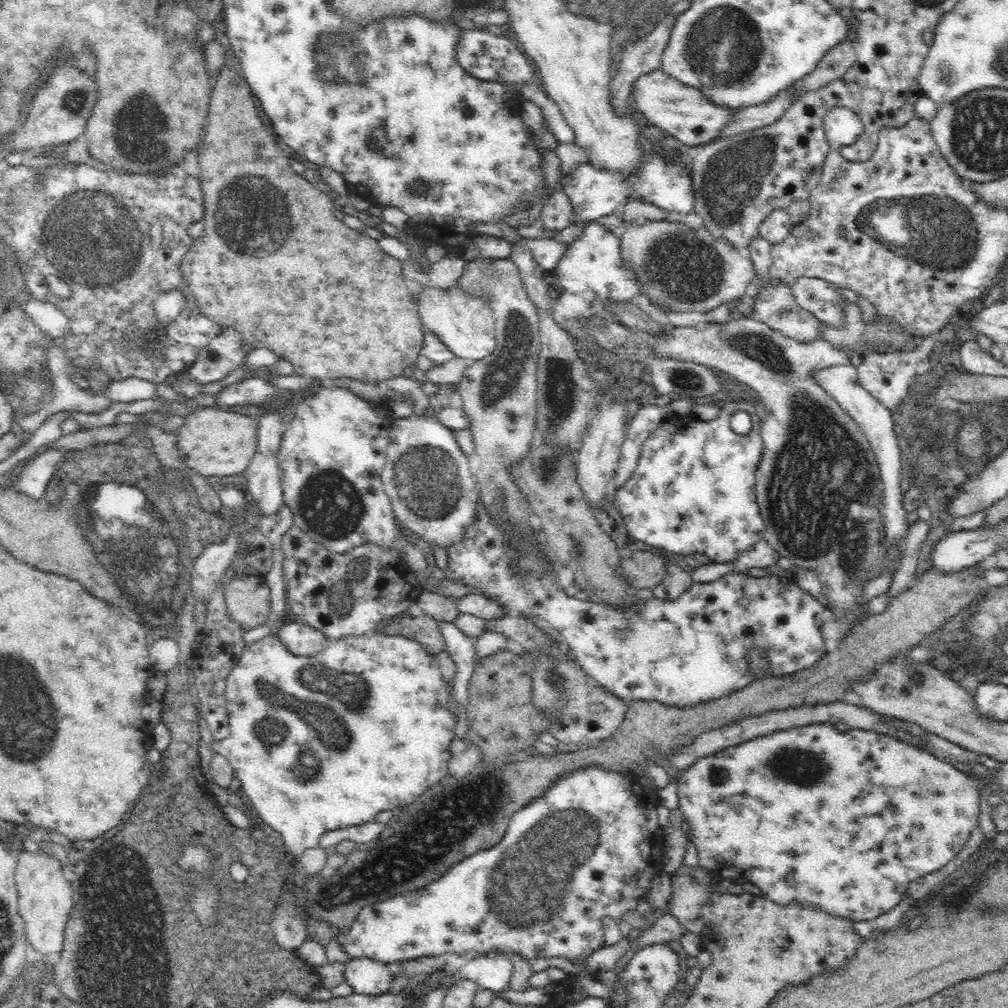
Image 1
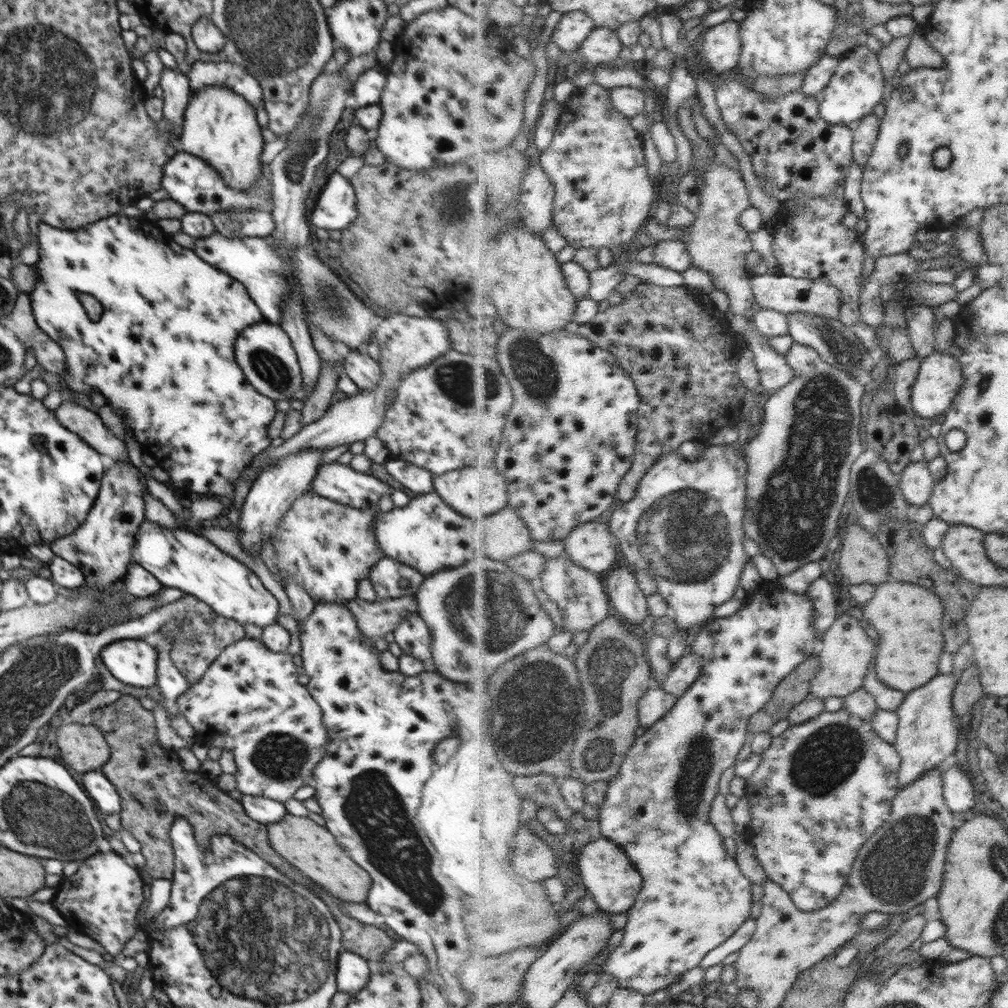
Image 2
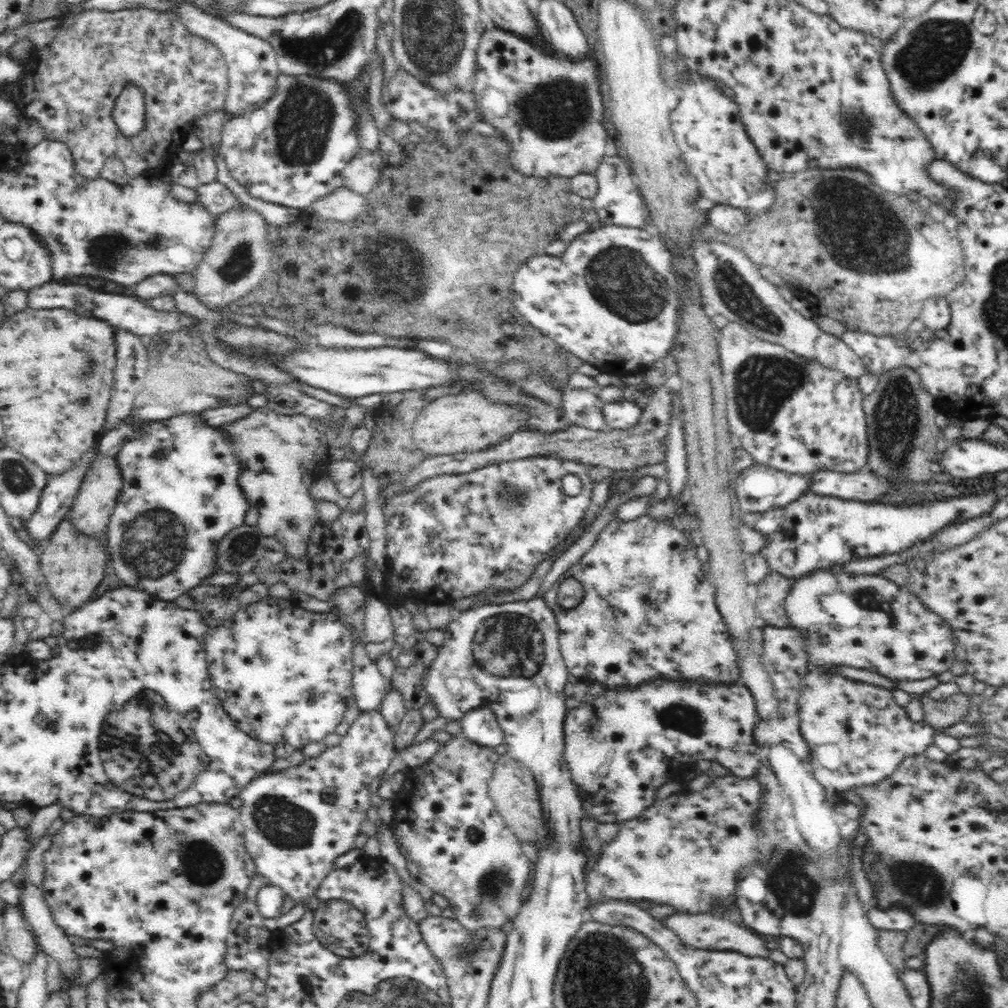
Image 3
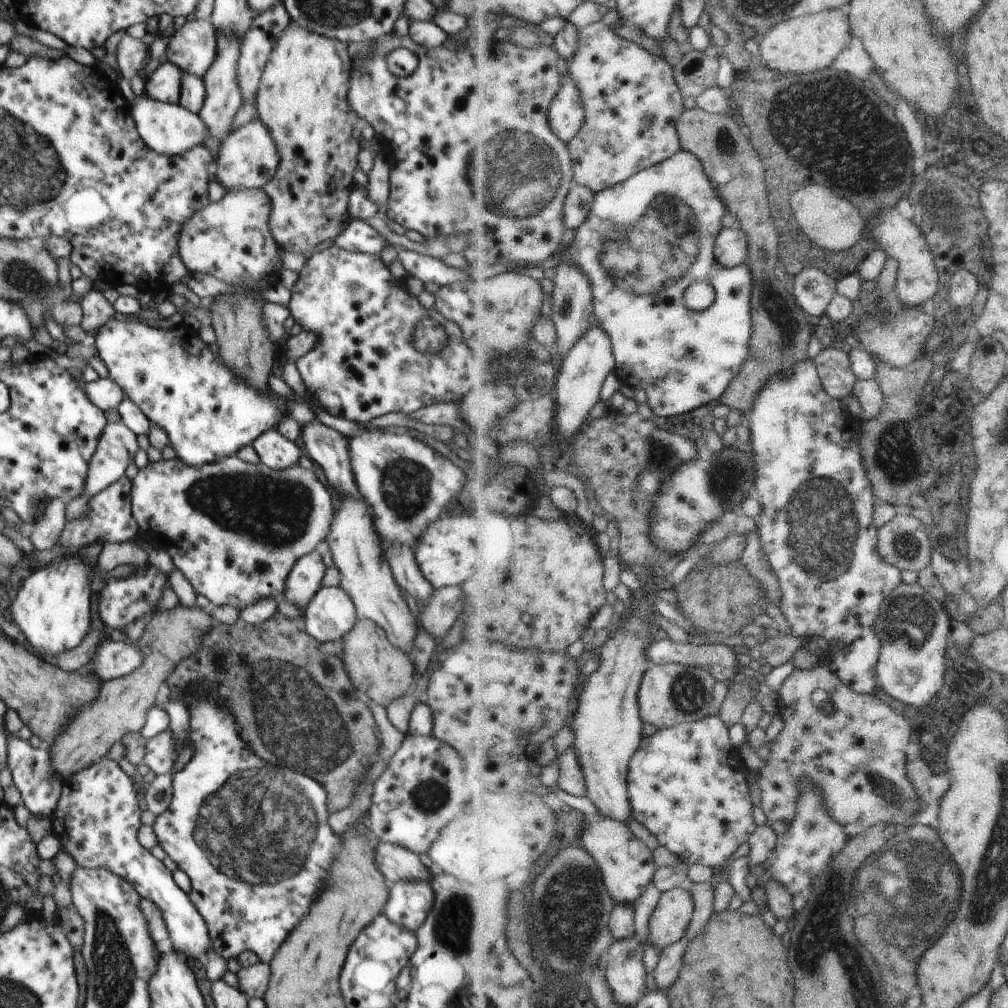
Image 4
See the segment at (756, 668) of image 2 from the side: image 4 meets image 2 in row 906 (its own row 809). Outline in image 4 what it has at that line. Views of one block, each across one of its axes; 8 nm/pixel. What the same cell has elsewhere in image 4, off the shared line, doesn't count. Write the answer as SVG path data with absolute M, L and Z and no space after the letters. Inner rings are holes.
M710 716L698 722L658 730L645 738L631 762L629 793L634 818L655 834L660 846L679 854L690 866L703 864L716 868L724 864L746 842L750 842L758 830L754 820L753 792L741 756L741 750L732 742L731 728L721 716Z

